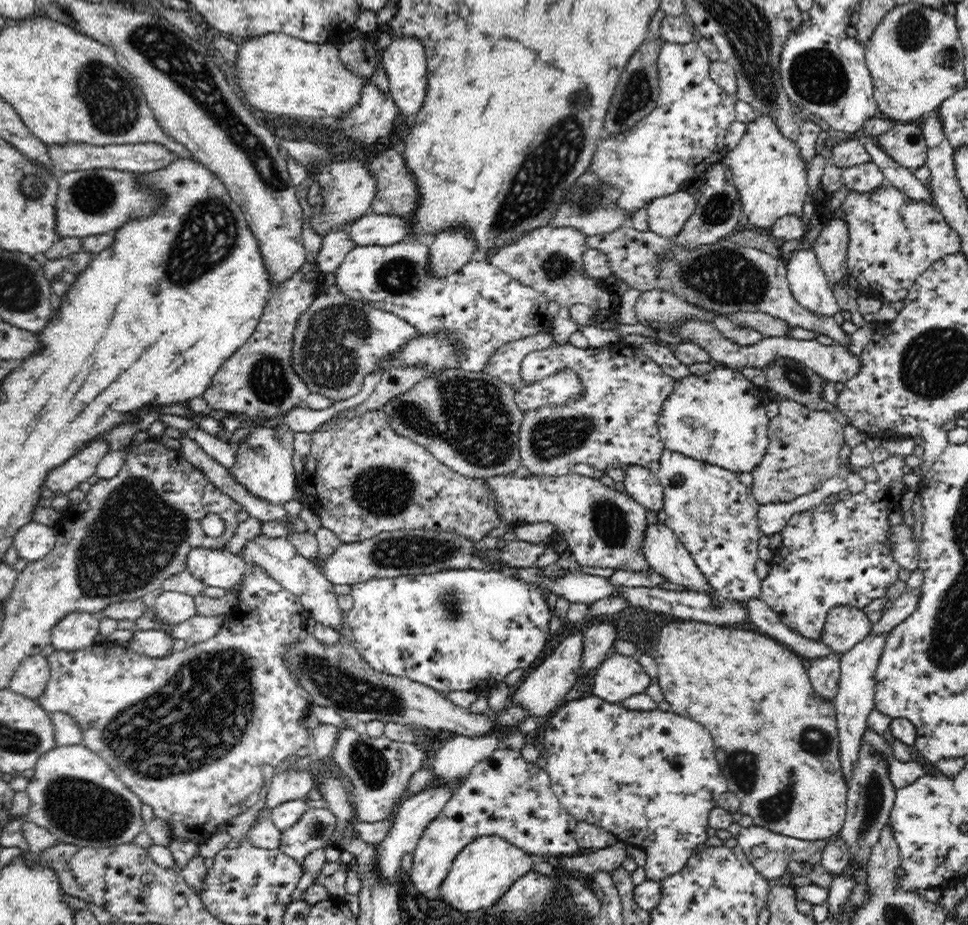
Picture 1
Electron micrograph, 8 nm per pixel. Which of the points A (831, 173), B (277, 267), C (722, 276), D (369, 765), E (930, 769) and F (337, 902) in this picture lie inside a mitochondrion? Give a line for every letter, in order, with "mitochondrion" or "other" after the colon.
A: other
B: other
C: mitochondrion
D: mitochondrion
E: other
F: other

